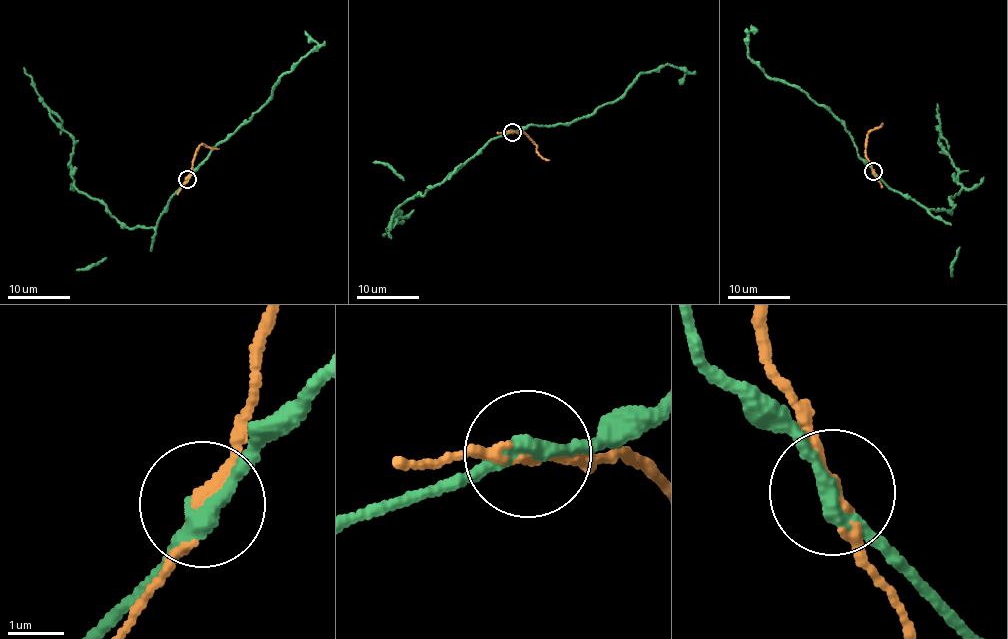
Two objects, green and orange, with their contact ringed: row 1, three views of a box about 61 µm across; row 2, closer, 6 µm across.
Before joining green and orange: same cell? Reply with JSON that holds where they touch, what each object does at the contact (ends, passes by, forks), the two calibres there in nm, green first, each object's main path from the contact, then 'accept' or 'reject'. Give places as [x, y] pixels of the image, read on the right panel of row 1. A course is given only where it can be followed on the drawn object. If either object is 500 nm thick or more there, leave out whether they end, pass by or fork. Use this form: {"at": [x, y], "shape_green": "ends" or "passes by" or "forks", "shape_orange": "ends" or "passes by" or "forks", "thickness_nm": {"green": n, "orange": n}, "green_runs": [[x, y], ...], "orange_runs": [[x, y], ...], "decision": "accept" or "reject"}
{"at": [873, 171], "shape_green": "passes by", "shape_orange": "passes by", "thickness_nm": {"green": 320, "orange": 200}, "green_runs": [[873, 171], [926, 208], [949, 213], [949, 199], [962, 189], [937, 142], [937, 104]], "orange_runs": [[873, 171], [866, 159], [868, 135], [882, 123]], "decision": "reject"}

